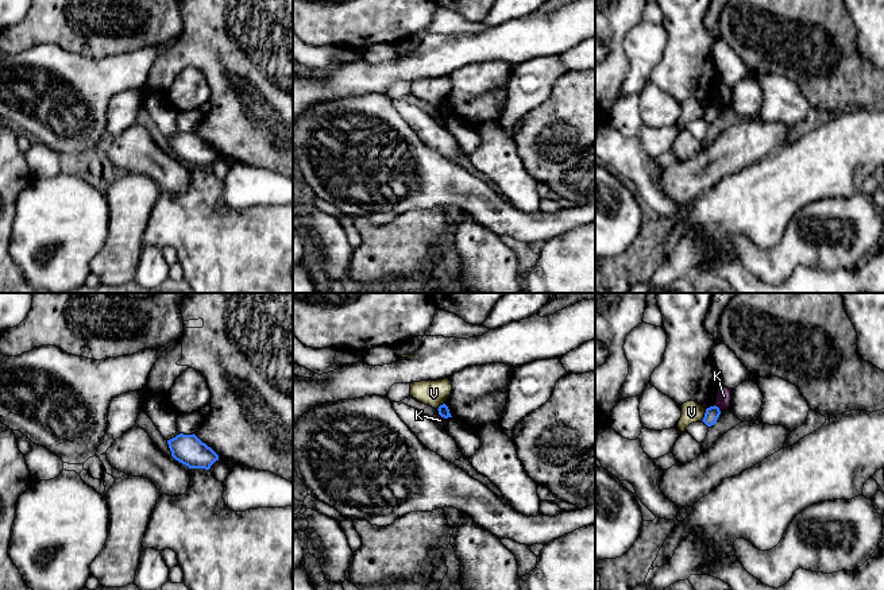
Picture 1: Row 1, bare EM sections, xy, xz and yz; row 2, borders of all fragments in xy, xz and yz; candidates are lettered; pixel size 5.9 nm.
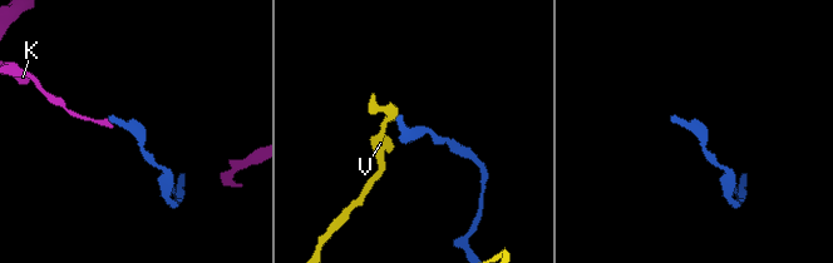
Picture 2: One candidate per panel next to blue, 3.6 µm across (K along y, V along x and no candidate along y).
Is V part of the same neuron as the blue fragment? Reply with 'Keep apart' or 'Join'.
Keep apart

